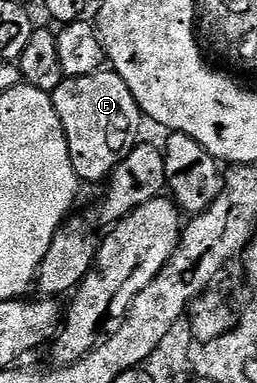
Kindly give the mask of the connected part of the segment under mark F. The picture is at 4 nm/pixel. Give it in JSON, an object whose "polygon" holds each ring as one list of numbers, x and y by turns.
{"polygon":[[114,71,66,78,51,98,65,131,73,171,80,182,106,182,140,140,141,114,137,99,133,99,127,84]]}

